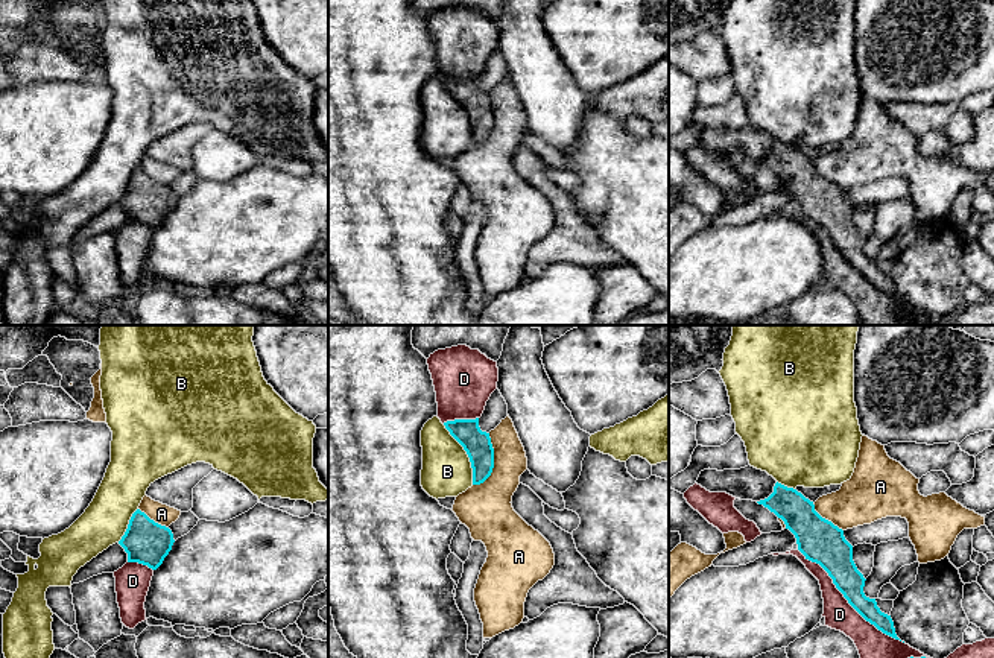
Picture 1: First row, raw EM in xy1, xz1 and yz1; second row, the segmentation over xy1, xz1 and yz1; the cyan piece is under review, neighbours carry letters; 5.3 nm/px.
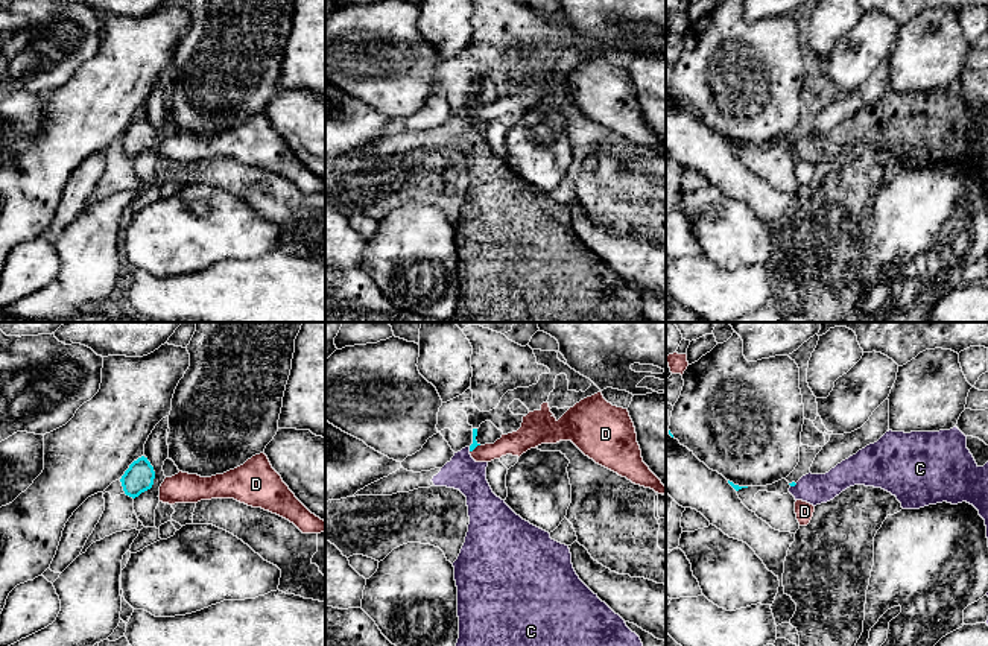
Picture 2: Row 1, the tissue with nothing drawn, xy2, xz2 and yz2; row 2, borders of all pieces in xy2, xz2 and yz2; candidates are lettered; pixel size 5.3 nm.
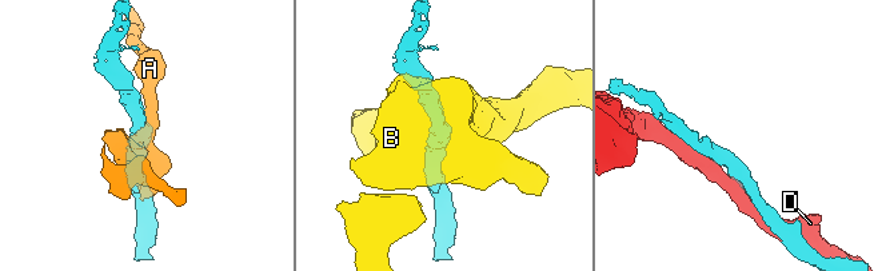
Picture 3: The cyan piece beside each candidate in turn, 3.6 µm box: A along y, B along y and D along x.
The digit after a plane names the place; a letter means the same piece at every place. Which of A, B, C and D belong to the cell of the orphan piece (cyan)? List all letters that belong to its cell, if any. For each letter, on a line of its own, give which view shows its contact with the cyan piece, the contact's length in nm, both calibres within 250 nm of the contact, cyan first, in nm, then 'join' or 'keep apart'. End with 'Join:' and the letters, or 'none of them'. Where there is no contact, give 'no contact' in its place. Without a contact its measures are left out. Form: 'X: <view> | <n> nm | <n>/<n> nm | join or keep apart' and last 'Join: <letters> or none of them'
A: xz1 | 300 nm | 140/260 nm | keep apart
B: xz1 | 360 nm | 140/260 nm | keep apart
C: yz2 | 40 nm | 20/160 nm | join
D: yz1 | 750 nm | 190/160 nm | keep apart
Join: C

